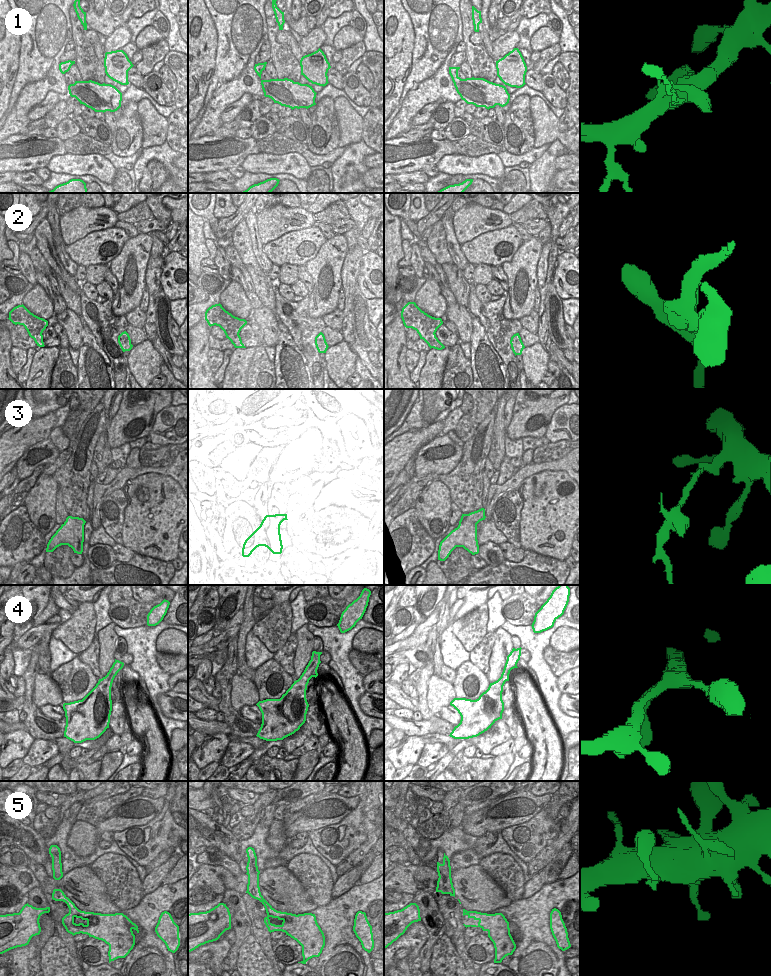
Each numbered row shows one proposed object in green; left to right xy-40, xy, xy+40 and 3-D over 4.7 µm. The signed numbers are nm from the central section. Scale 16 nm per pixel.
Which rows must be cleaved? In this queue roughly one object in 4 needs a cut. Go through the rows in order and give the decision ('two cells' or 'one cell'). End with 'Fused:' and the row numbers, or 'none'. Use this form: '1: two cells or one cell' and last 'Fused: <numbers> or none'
1: one cell
2: two cells
3: two cells
4: one cell
5: one cell
Fused: 2, 3

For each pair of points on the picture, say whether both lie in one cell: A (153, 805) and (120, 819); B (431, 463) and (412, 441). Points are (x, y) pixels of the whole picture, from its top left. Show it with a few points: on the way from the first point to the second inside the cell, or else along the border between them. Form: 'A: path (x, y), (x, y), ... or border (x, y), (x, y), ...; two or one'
A: path (145, 813), (139, 819), (128, 819); one
B: border (439, 435), (425, 443), (414, 456); two

